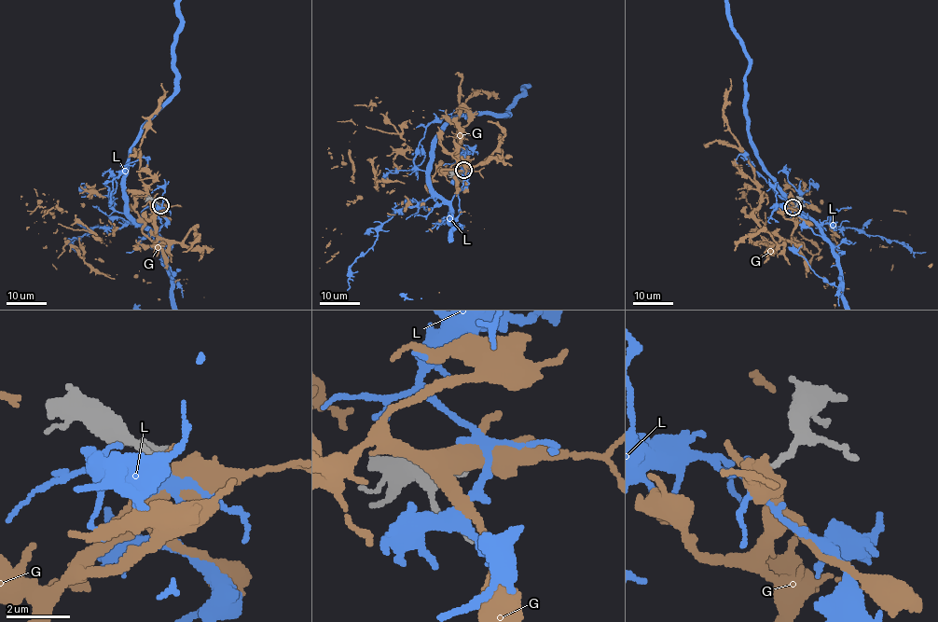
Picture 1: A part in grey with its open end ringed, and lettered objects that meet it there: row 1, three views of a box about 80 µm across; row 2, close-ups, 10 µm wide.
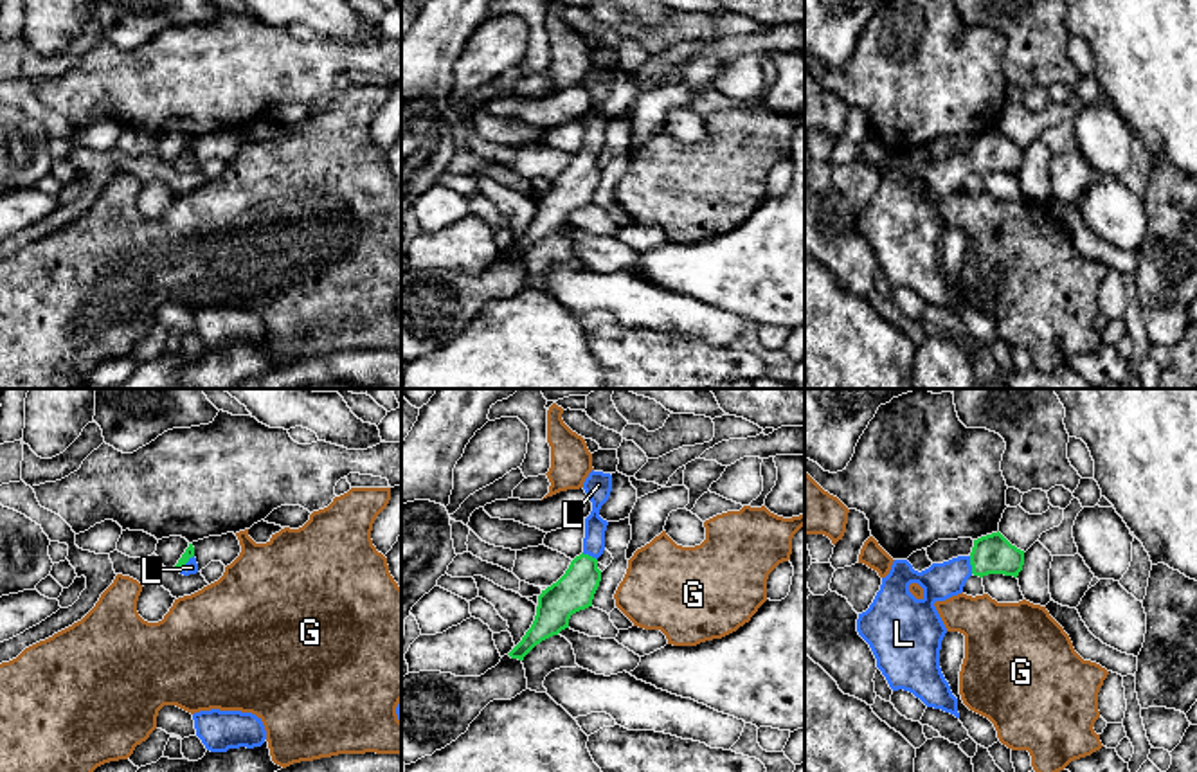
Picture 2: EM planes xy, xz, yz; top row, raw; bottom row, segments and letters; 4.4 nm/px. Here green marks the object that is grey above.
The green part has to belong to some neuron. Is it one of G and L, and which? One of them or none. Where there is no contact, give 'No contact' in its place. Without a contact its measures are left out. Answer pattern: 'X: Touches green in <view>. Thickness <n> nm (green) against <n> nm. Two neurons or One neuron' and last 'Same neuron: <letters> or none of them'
G: No contact. Two neurons
L: Touches green in xy. Thickness 50 nm (green) against 60 nm. One neuron
Same neuron: L

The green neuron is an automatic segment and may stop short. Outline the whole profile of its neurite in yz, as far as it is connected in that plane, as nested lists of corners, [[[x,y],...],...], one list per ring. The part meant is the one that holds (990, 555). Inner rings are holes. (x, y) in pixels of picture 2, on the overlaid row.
[[[999,531],[974,540],[968,556],[932,563],[922,572],[907,560],[895,560],[873,603],[857,619],[857,632],[869,644],[889,687],[909,691],[927,707],[959,718],[958,698],[940,668],[947,628],[934,603],[961,594],[972,574],[1017,578],[1022,565],[1024,551]]]

